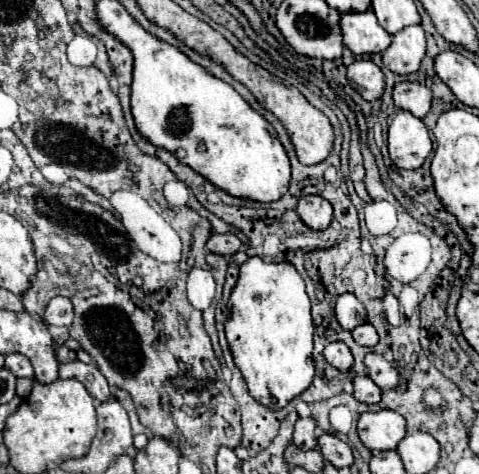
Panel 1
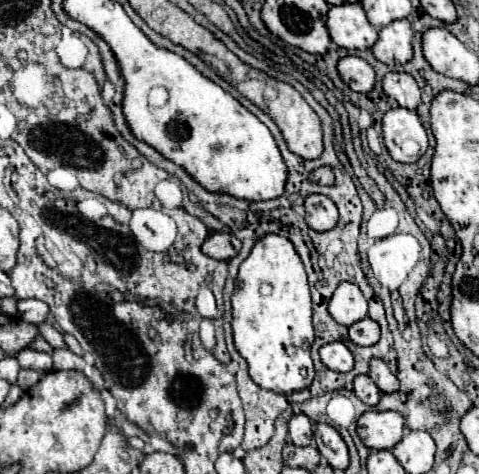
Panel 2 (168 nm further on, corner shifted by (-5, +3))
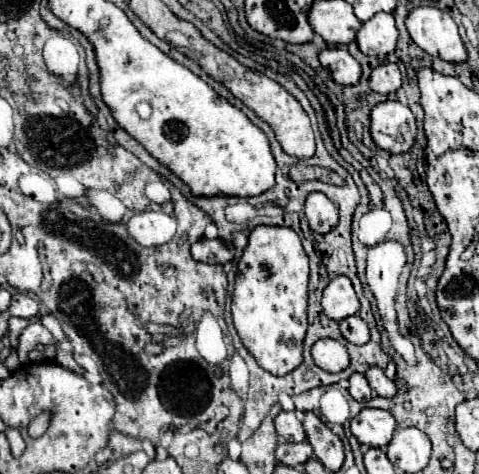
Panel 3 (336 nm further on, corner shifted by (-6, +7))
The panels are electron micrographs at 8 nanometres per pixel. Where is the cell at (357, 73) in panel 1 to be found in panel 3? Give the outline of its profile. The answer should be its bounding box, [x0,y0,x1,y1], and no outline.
[319,49,361,85]

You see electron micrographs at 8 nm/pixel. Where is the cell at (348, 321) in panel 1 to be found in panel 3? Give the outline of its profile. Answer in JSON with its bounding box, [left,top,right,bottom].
[321,277,359,321]

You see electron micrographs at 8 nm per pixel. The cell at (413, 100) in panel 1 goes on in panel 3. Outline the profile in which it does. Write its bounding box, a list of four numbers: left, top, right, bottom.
[369,63,403,95]

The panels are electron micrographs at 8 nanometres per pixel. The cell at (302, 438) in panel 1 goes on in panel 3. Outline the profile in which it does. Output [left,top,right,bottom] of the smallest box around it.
[275,411,305,443]

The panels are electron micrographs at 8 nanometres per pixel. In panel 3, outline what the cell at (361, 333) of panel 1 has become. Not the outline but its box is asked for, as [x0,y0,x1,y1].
[339,315,369,345]

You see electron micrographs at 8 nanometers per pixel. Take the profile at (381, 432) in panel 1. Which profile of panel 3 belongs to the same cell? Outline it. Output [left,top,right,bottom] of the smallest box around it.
[351,409,395,447]

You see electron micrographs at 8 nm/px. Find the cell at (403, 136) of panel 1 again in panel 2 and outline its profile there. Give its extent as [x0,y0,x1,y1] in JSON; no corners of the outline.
[382,107,428,163]

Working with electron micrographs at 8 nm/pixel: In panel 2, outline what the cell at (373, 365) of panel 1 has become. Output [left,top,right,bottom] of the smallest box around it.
[368,357,398,393]

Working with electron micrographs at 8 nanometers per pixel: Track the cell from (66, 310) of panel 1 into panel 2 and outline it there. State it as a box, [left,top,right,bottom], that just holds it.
[18,299,50,325]

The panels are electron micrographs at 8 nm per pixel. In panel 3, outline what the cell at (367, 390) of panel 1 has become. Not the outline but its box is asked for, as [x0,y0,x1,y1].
[349,373,373,403]

